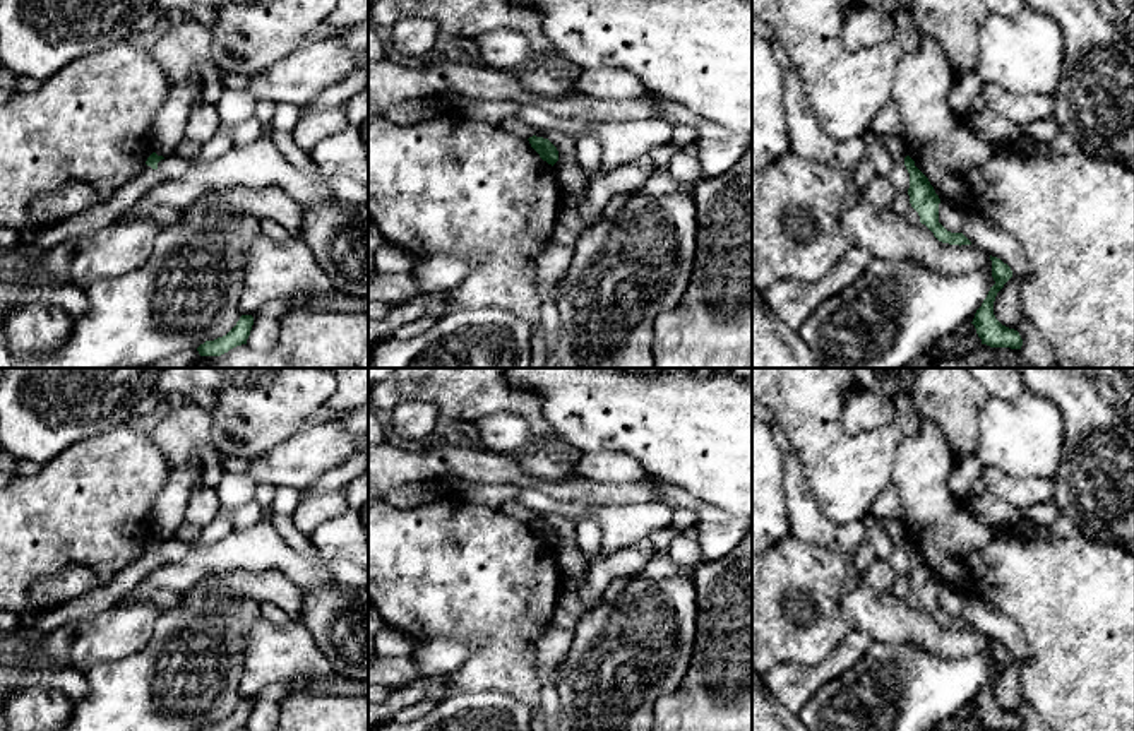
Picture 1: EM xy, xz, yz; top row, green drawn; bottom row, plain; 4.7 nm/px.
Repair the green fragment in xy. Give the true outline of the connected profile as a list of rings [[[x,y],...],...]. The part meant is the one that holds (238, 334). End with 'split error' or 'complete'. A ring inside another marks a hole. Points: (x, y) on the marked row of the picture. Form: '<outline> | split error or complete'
[[[242,315],[236,325],[223,337],[218,337],[214,341],[206,341],[197,348],[200,356],[221,356],[228,353],[230,349],[247,344],[247,339],[250,336],[254,325],[252,315]]] | complete

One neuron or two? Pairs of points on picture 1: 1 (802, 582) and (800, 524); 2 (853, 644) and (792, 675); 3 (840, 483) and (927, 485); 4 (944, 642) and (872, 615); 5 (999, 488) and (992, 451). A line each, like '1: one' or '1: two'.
1: two
2: one
3: two
4: one
5: two

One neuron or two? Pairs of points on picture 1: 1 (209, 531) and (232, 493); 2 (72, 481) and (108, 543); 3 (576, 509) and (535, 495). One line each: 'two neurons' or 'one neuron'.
1: one neuron
2: one neuron
3: one neuron

